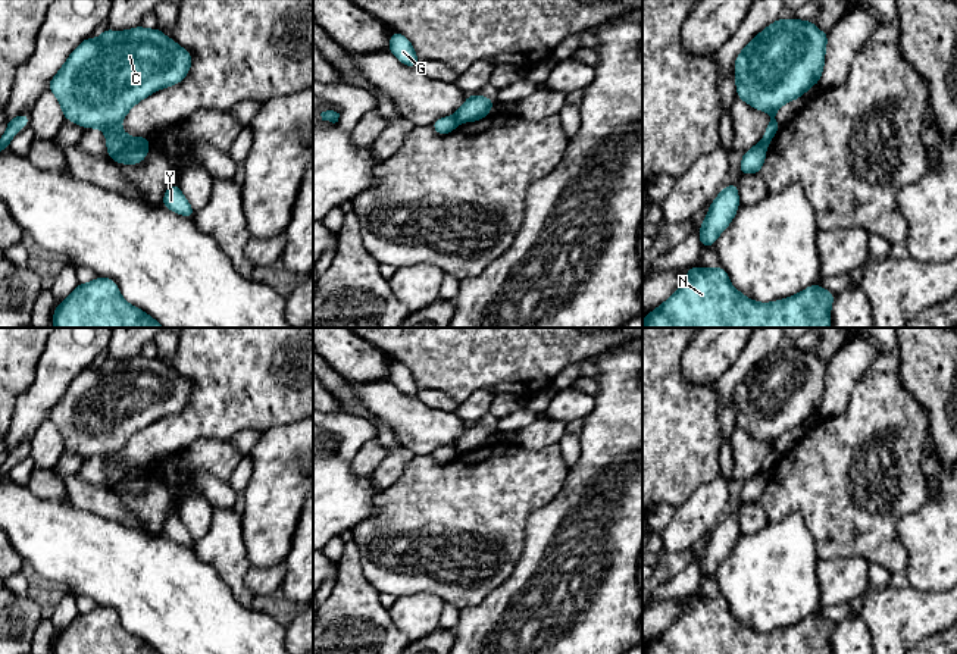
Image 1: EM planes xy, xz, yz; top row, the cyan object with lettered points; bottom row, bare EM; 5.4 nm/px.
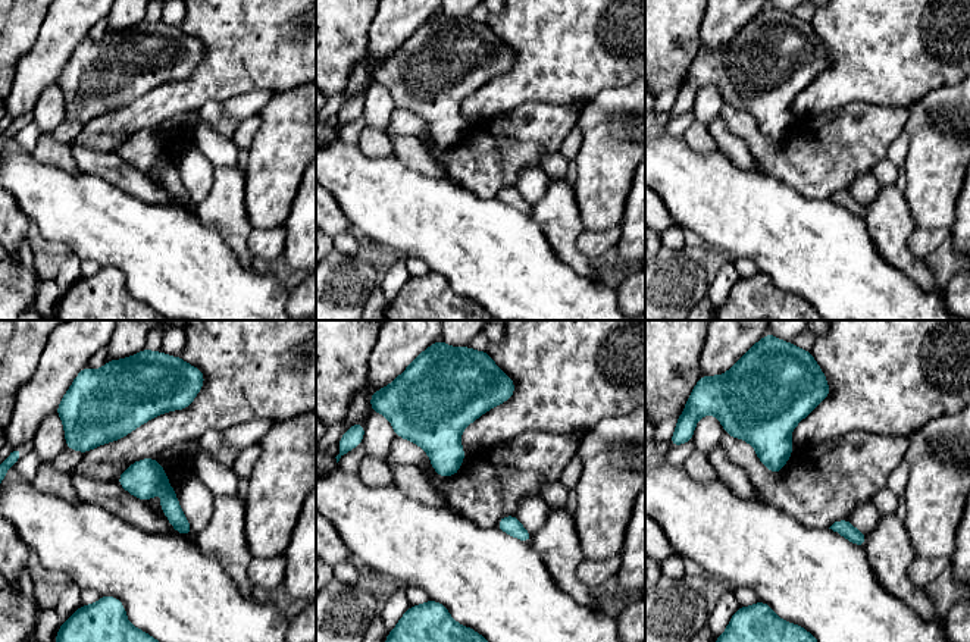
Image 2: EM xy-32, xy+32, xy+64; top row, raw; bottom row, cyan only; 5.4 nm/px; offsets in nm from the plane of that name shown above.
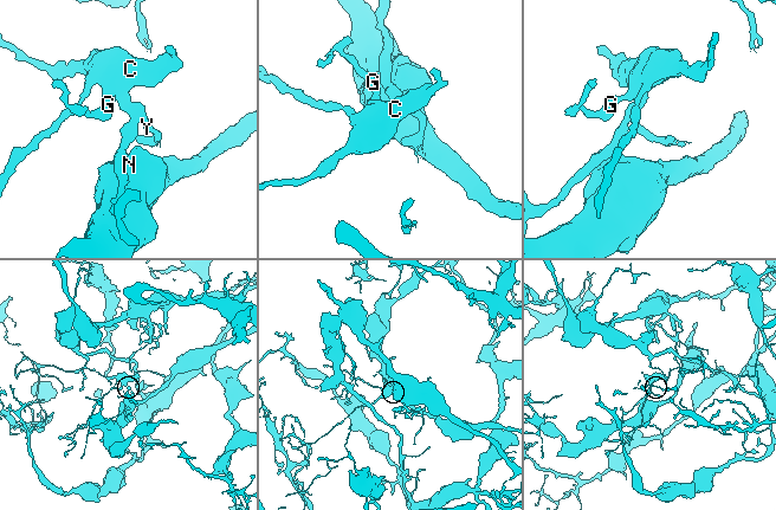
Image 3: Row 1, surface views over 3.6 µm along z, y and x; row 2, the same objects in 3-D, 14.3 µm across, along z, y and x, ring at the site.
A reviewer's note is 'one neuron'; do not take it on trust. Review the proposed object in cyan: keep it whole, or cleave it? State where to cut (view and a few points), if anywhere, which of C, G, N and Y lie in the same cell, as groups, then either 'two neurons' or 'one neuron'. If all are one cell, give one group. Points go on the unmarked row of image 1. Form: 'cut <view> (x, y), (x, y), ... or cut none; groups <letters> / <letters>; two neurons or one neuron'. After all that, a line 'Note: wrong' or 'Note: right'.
cut xy (131, 468), (113, 488); groups C G / N Y; two neurons
Note: wrong

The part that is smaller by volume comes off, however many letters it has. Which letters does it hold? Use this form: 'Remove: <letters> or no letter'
Remove: C, G

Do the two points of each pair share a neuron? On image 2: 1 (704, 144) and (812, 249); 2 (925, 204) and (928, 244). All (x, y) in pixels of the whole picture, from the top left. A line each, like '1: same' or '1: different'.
1: different
2: different

